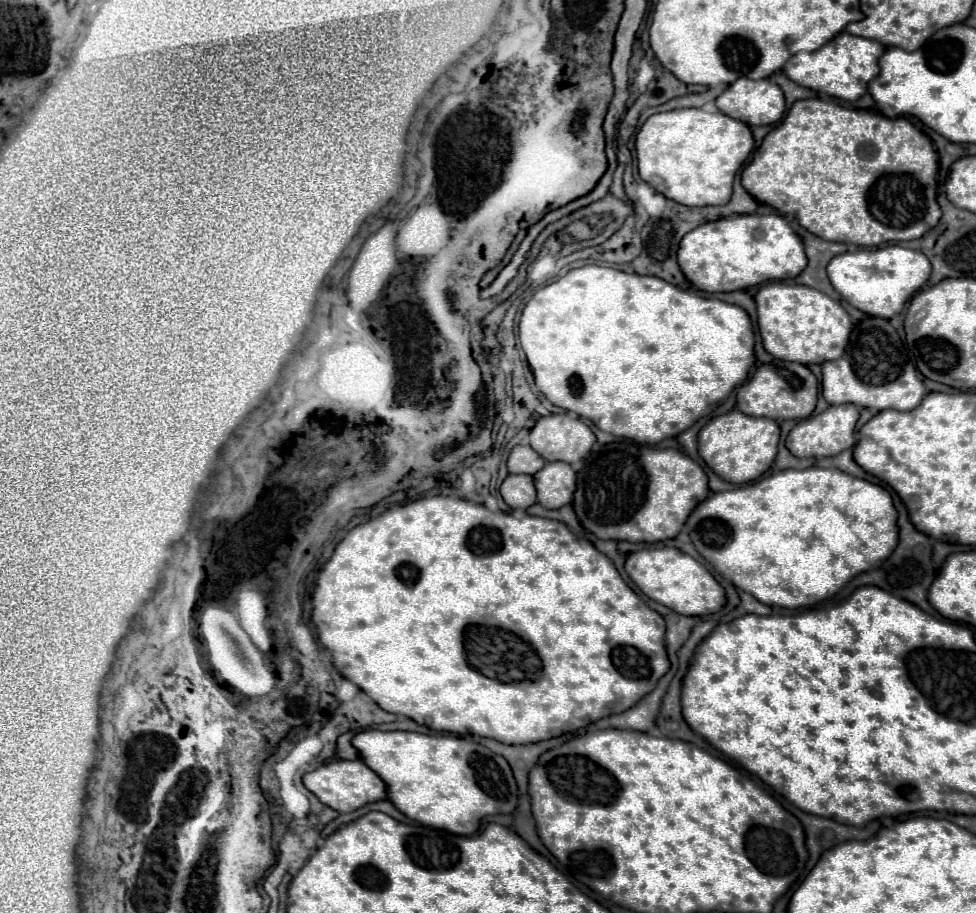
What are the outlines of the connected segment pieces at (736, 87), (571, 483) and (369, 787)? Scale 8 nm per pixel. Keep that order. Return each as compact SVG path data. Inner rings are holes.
M740 78L716 98L716 106L730 118L748 126L768 126L784 118L786 100L782 90L770 80Z
M548 462L540 472L534 474L534 484L538 490L538 502L544 508L558 510L572 502L576 492L576 472L570 464Z
M334 760L320 764L316 770L304 776L304 786L316 794L322 804L334 808L336 812L354 812L364 804L386 798L386 784L362 760Z

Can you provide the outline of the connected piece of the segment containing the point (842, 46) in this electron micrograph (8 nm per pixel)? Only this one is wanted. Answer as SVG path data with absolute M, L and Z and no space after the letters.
M842 32L840 36L836 36L816 52L794 54L784 64L784 74L804 88L828 94L832 98L854 102L866 92L868 82L880 74L878 60L882 54L884 54L884 46L880 42Z

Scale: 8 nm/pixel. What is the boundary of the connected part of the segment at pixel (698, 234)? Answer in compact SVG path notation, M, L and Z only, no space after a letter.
M733 214L688 232L678 250L684 276L704 292L732 292L768 280L796 278L808 264L802 239L780 214Z

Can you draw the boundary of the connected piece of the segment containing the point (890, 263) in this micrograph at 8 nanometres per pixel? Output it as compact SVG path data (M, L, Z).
M882 246L882 248L862 248L856 252L846 252L828 264L828 278L834 290L854 308L870 316L892 318L904 304L926 284L930 276L928 258L918 252L902 246Z

